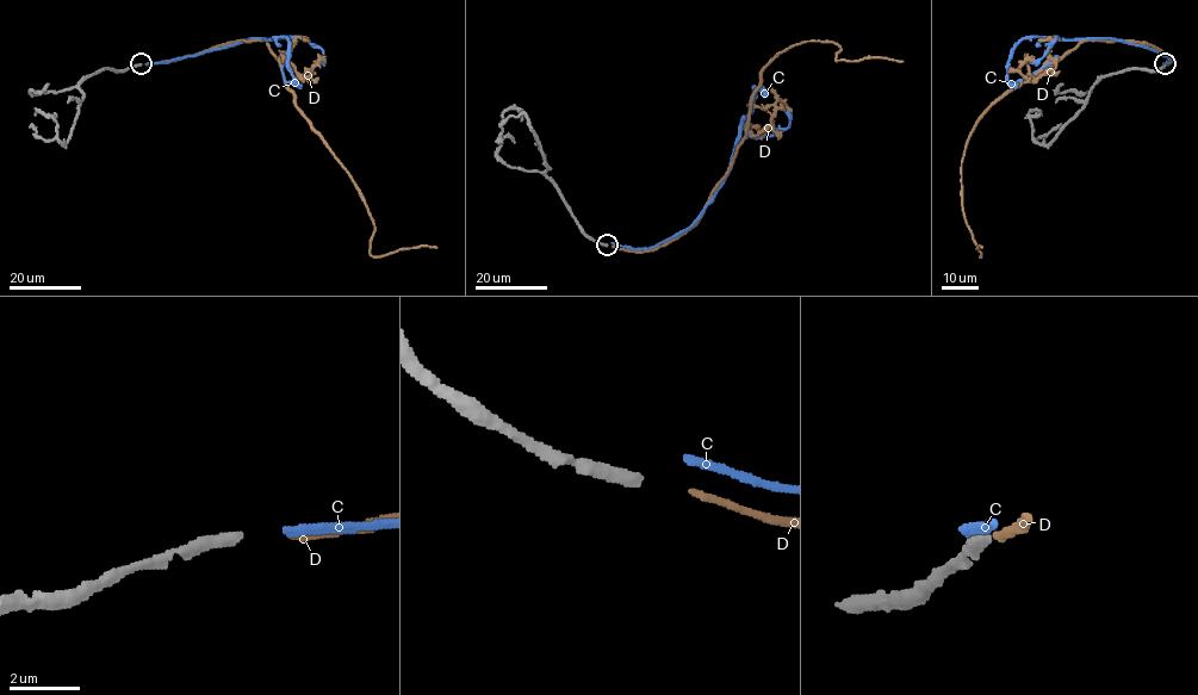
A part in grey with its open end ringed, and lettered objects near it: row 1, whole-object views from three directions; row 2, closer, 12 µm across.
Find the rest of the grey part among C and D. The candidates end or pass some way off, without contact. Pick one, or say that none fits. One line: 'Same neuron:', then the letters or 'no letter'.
Same neuron: D

